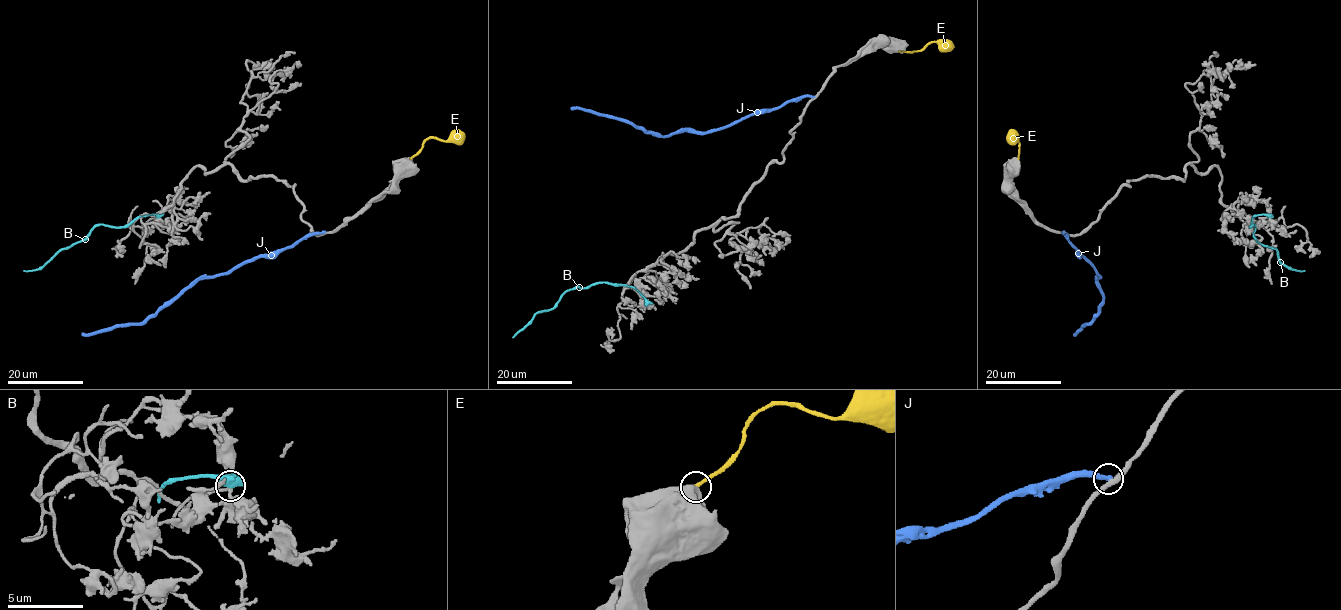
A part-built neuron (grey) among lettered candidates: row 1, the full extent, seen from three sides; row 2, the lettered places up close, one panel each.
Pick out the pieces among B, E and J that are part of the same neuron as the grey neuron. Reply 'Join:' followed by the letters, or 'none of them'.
Join: none of them

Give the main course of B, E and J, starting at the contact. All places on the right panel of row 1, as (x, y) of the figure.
B: (1269, 216), (1252, 217), (1249, 227), (1253, 224), (1253, 236), (1275, 249), (1283, 264), (1304, 271)
E: (1018, 158), (1018, 139), (1009, 141), (1014, 133)
J: (1064, 232), (1080, 255), (1098, 273), (1098, 286), (1102, 295), (1101, 309), (1074, 335)

